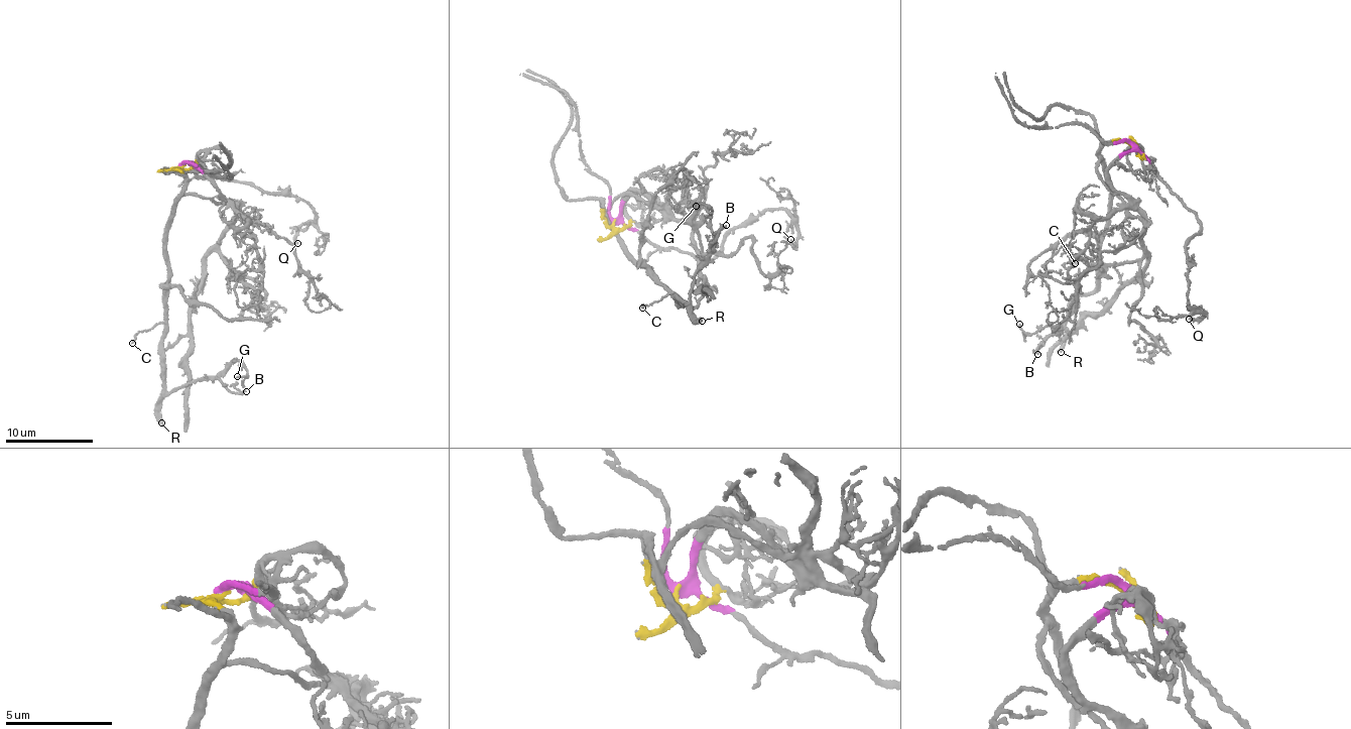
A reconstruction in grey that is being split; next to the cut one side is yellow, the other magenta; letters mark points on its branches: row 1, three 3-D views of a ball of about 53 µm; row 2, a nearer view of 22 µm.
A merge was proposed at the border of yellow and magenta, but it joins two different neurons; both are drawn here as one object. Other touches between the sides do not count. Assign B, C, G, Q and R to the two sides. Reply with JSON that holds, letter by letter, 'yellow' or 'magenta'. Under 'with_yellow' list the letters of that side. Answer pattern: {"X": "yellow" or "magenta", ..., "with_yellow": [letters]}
{"B": "yellow", "C": "yellow", "G": "yellow", "Q": "magenta", "R": "yellow", "with_yellow": ["B", "C", "G", "R"]}

